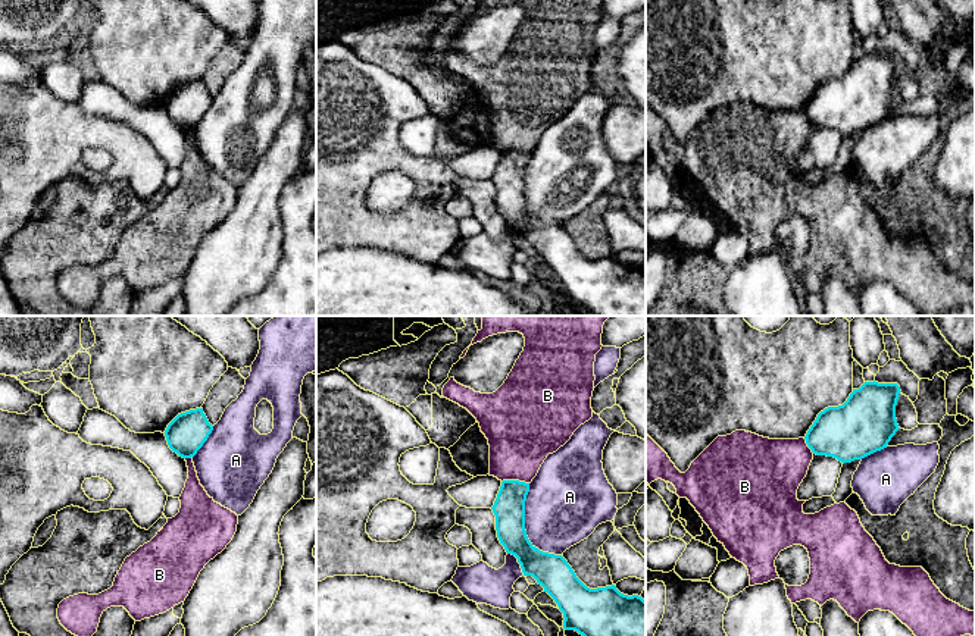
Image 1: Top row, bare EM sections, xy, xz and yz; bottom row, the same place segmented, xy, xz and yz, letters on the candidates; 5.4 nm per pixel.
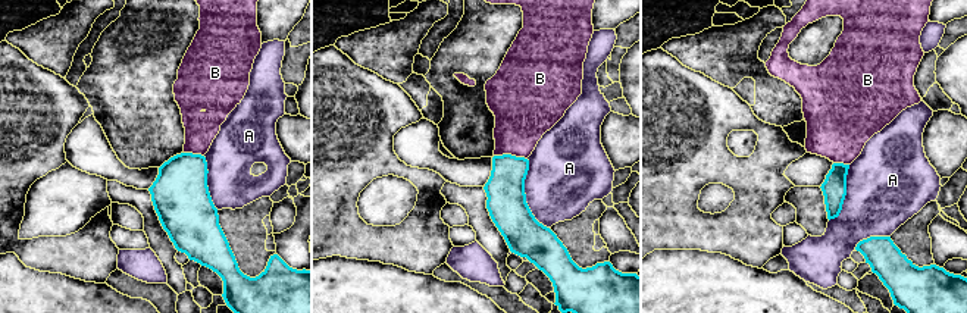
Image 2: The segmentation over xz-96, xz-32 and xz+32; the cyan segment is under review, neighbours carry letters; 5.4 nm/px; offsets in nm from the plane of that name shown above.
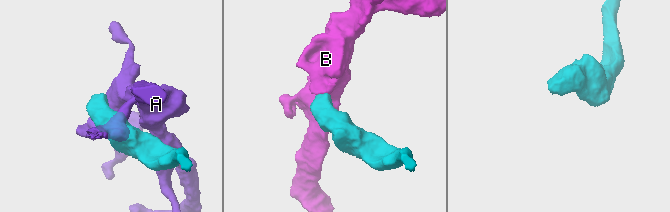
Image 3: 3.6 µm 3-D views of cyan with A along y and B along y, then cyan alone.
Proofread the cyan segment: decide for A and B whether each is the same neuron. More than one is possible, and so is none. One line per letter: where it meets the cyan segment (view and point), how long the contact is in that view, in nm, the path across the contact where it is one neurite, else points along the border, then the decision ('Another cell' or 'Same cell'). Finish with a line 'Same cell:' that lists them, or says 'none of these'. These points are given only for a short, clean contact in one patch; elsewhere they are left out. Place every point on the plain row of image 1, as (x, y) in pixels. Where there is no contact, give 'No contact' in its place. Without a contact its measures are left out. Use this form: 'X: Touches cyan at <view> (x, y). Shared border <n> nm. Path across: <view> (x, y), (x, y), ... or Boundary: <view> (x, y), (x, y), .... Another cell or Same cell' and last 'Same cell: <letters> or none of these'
A: Touches cyan at xz (524, 199). Shared border 440 nm. Another cell
B: Touches cyan at xz (515, 152). Shared border 150 nm. Boundary: xz (502, 152), (524, 152), (528, 154). Another cell
Same cell: none of these

